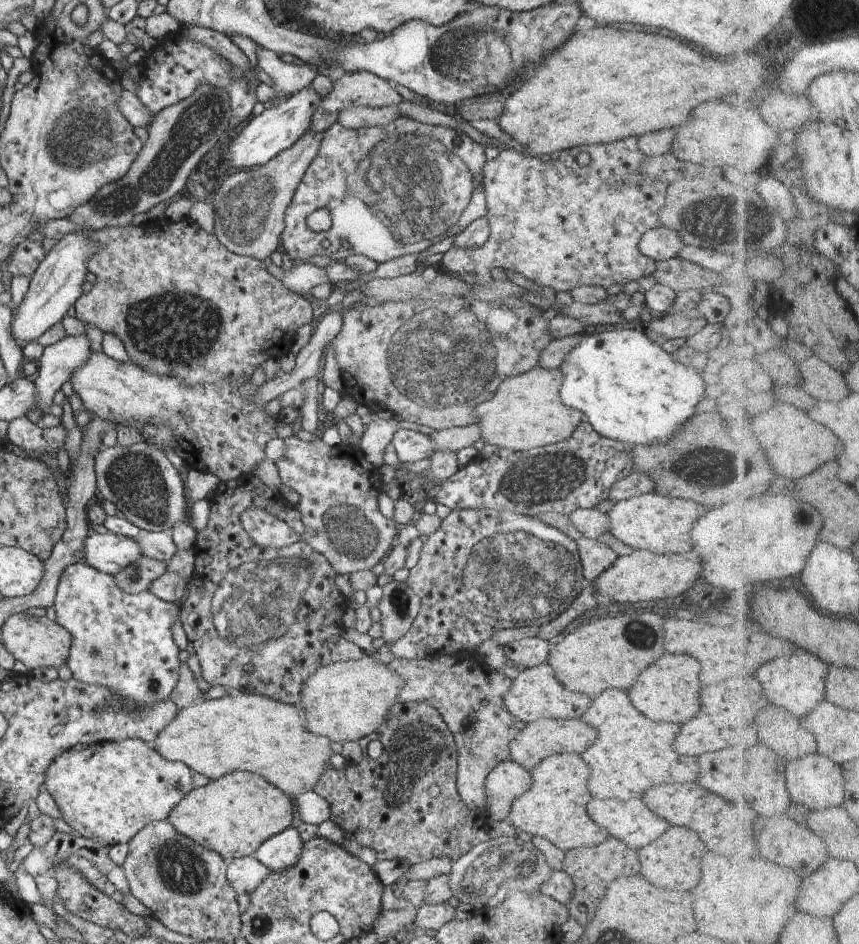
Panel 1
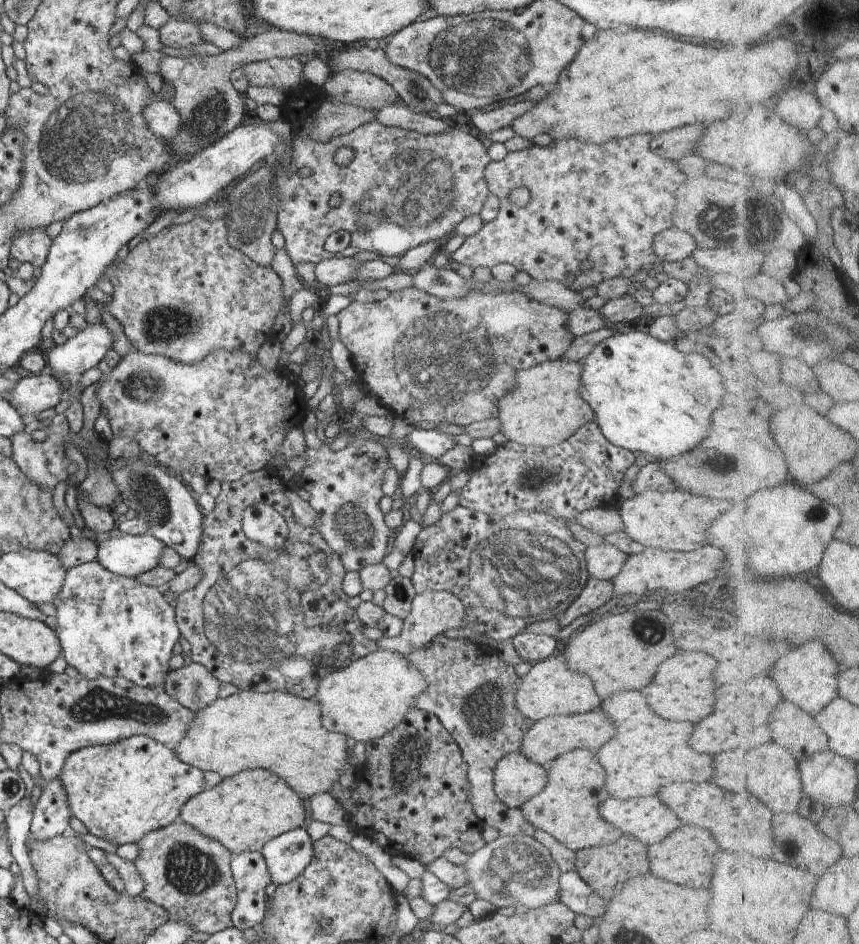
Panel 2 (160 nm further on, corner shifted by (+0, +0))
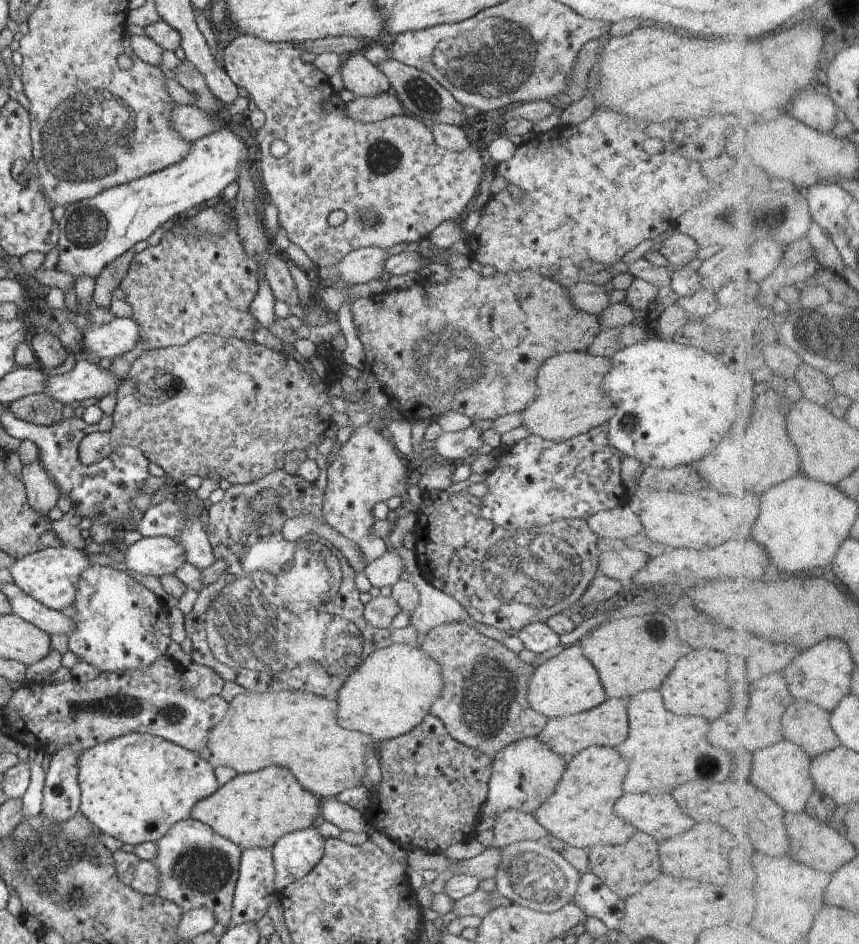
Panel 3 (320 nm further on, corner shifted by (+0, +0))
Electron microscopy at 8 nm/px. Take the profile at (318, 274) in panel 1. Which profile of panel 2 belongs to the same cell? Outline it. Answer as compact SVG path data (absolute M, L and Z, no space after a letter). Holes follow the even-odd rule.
M336 257L321 260L315 269L316 280L326 284L326 286L336 286L336 284L346 284L350 280L355 280L357 269L361 263L354 257Z

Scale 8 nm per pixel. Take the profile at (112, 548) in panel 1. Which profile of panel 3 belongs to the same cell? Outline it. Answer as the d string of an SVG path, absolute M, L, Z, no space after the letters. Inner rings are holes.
M143 537L135 544L121 546L119 557L124 557L128 569L140 574L174 575L186 562L186 551L170 537Z

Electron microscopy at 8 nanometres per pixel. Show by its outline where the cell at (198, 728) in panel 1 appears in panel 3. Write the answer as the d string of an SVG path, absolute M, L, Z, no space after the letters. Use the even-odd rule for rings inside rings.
M246 691L229 702L226 714L210 731L207 747L196 751L196 754L214 768L227 766L236 770L238 774L259 771L274 765L286 767L294 773L302 788L314 793L321 800L335 798L342 790L362 784L366 772L364 756L368 750L373 750L376 755L379 745L369 734L342 728L337 721L338 709L335 700L327 700L317 693Z

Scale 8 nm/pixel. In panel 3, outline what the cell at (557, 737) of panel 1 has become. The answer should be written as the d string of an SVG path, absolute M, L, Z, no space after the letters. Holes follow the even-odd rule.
M610 698L604 704L576 714L576 716L566 716L566 718L556 718L546 723L537 737L559 755L573 758L579 752L586 750L588 746L618 746L620 742L626 740L628 734L628 698Z

